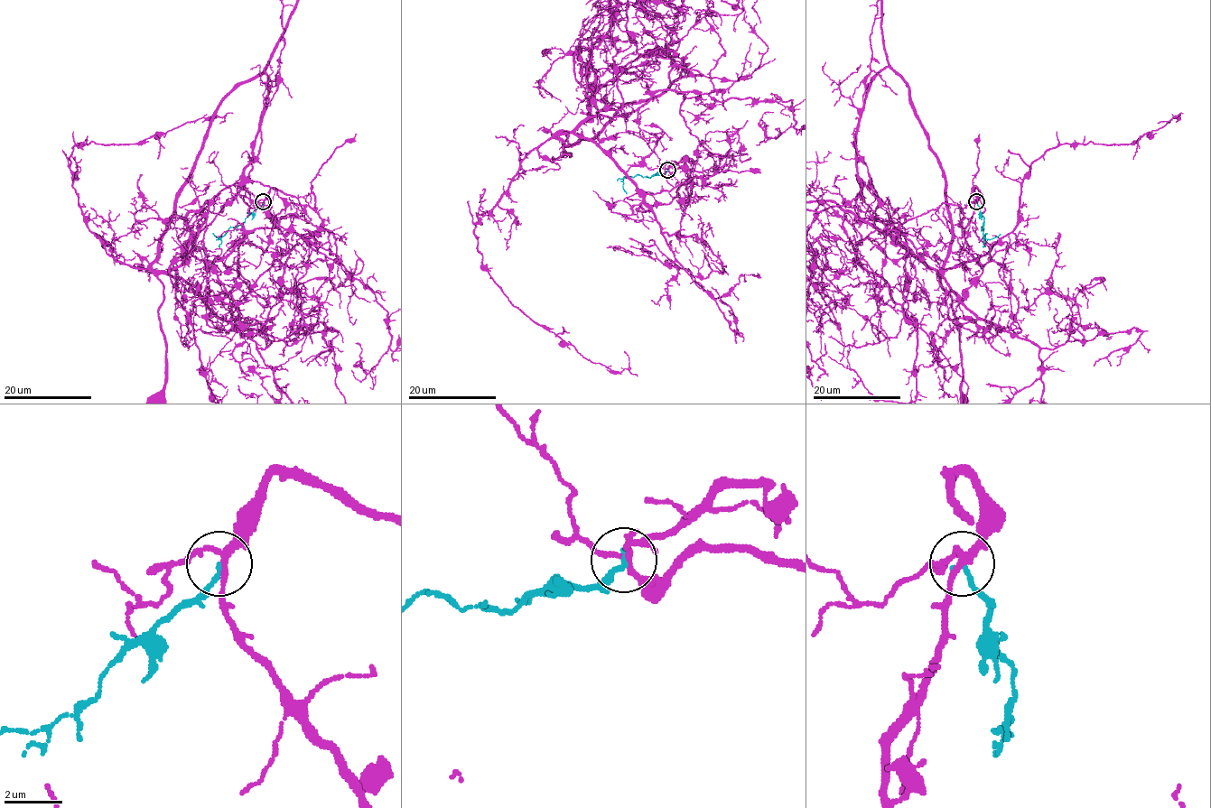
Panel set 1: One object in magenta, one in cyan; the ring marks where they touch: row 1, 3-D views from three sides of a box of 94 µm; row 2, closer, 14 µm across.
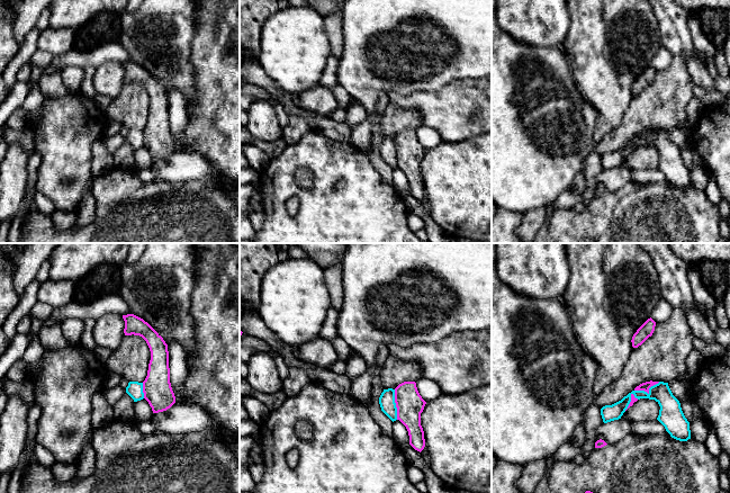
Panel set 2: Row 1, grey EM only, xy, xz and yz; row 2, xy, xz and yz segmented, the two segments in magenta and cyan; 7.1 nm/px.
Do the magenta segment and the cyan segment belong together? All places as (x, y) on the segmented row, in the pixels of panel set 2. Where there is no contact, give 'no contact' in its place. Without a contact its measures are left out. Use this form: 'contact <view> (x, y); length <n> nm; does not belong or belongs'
contact xz (396, 404); length 220 nm; does not belong

